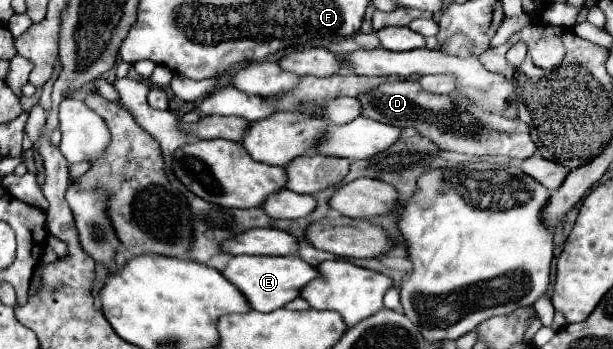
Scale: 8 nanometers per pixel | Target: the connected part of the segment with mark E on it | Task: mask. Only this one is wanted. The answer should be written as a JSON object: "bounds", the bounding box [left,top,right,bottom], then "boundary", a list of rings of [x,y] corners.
{"bounds":[223,256,319,312],"boundary":[[[233,256],[223,270],[223,276],[233,282],[249,300],[249,306],[257,312],[273,312],[283,308],[287,302],[295,300],[299,292],[315,278],[319,272],[315,266],[303,262],[297,256]]]}

